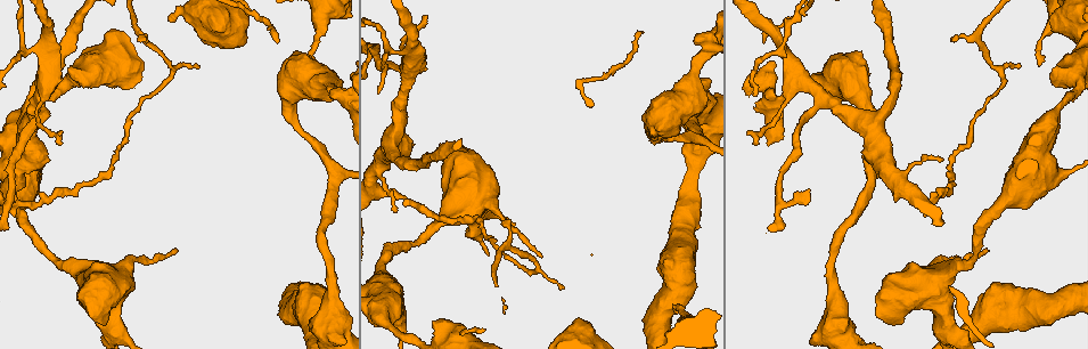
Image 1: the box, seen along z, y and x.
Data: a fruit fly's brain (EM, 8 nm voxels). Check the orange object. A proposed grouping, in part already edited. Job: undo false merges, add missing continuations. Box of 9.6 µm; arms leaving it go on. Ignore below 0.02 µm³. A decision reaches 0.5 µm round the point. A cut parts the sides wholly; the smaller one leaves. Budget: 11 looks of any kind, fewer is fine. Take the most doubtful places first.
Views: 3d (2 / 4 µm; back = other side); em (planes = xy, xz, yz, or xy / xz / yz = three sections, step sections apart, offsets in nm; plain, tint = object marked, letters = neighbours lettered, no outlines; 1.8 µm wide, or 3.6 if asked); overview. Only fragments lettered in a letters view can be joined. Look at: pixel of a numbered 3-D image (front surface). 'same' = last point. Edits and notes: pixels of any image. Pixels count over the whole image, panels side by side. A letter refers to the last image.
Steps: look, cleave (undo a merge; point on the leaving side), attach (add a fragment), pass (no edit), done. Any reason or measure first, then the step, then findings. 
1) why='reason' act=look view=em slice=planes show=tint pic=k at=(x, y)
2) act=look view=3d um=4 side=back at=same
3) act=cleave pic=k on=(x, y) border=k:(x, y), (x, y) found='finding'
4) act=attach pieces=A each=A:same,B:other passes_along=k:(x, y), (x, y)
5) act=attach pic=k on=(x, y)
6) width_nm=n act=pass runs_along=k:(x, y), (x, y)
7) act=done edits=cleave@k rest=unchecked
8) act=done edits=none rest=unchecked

why='an open end' act=look view=em um=3.6 slice=planes show=letters pic=1 at=(1039, 66)

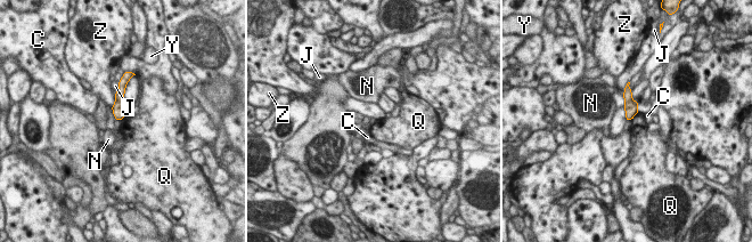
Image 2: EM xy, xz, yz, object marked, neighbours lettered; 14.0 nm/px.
longest_contact=Z:220nm act=pass each=C:other,J:other,N:other,Q:other,Y:other,Z:other found='none of them fits'

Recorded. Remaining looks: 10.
why='a narrow waist' act=look view=em um=3.6 slice=planes show=tint pic=1 at=(788, 55)

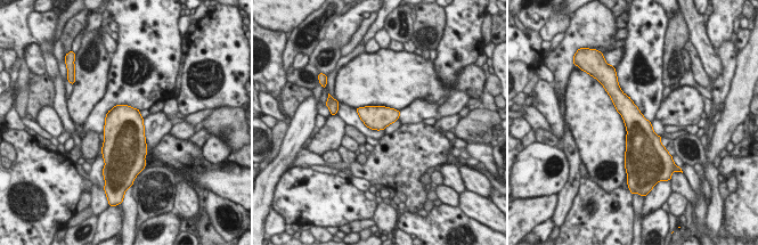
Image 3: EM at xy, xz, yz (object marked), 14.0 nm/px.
why='what lies round it' act=look view=em um=3.6 slice=planes show=letters at=same

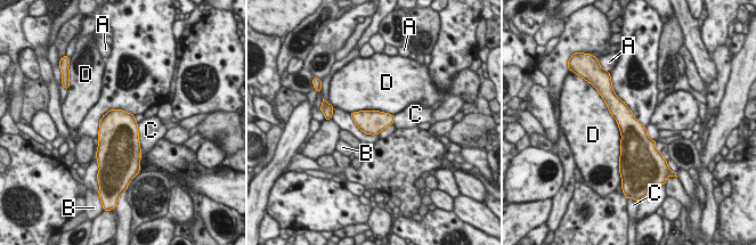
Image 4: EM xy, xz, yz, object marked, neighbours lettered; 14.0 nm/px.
width_nm=360 act=pass each=A:other,B:other,C:other,D:other border=4:(601, 96), (619, 130), (619, 161) found='all the same cell'

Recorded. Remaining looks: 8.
why='an open end' act=look view=em slice=xz step=8 show=tint pic=1 at=(775, 96)

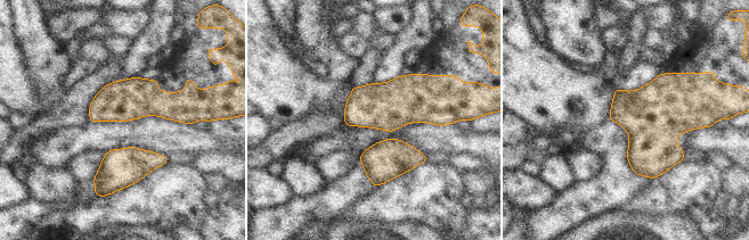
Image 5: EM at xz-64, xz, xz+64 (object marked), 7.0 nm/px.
act=look view=em slice=planes show=letters at=same

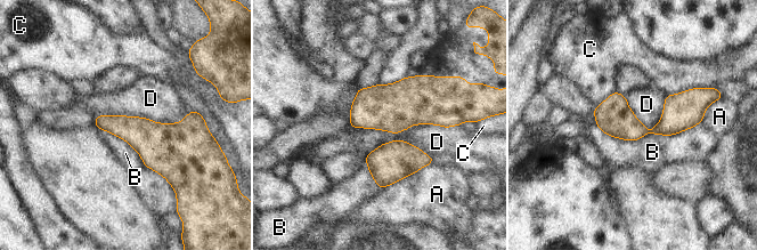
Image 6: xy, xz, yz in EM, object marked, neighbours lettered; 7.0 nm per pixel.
longest_contact=D:750nm act=pass each=A:other,B:other,C:other,D:other runs_along=6:(701, 106), (654, 131), (596, 113) found='no lettered fragment goes on from it'

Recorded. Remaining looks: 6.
why='sharp bend' act=look view=3d um=4 pic=1 at=(21, 202)

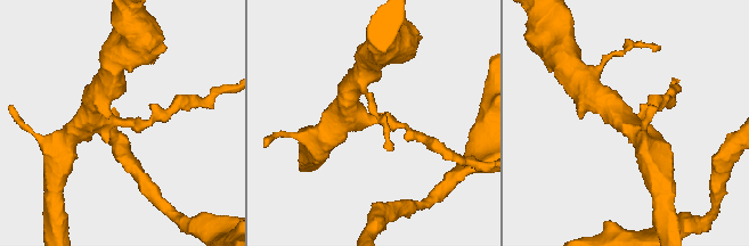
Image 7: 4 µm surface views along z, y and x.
why='need the tissue' act=look view=em slice=planes show=letters pic=7 at=(121, 120)

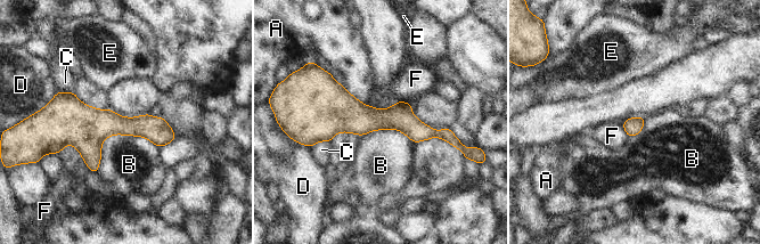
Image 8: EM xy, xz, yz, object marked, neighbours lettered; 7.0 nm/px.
longest_contact=B:500nm act=pass each=A:other,B:other,C:other,D:other,E:other,F:other runs_along=8:(312, 115), (402, 119), (448, 133) found='one cell here'

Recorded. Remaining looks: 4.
act=done edits=none rest=unchecked

